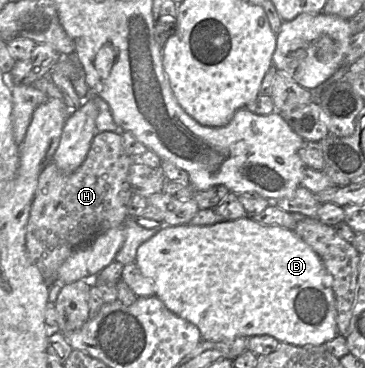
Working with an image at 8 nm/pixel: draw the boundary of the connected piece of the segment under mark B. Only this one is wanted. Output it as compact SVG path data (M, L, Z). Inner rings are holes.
M250 216L209 226L164 226L139 246L135 263L153 283L155 296L177 316L197 326L202 340L270 335L279 343L319 346L339 334L330 278L320 257L292 230L263 225Z

